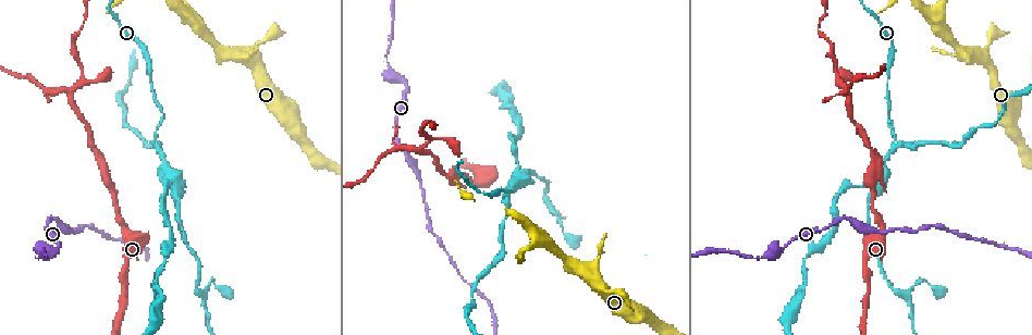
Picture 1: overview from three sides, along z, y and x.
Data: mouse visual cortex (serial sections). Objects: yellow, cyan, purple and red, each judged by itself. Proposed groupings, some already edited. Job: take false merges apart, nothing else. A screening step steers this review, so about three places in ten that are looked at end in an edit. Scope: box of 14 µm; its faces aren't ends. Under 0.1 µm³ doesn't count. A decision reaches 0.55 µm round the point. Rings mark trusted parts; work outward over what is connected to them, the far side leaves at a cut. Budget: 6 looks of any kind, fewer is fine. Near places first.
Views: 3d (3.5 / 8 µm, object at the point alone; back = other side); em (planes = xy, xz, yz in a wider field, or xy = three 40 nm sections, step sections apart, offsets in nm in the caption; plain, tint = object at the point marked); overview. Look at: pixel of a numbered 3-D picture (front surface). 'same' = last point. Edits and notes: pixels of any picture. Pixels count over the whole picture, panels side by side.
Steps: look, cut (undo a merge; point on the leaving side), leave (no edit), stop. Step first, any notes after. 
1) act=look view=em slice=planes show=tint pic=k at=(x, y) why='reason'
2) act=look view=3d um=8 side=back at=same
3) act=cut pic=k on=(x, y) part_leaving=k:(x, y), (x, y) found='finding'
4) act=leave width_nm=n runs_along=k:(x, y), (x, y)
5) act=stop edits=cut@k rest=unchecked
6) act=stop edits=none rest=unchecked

act=look view=3d um=3.5 pic=1 at=(504, 199) why='calibre changes'

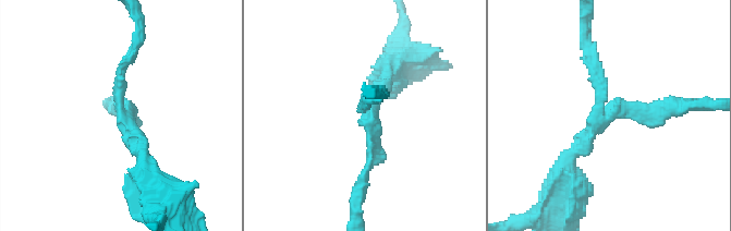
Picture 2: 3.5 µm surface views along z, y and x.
act=look view=em slice=planes show=tint pic=2 at=(123, 116) why='need the tissue'

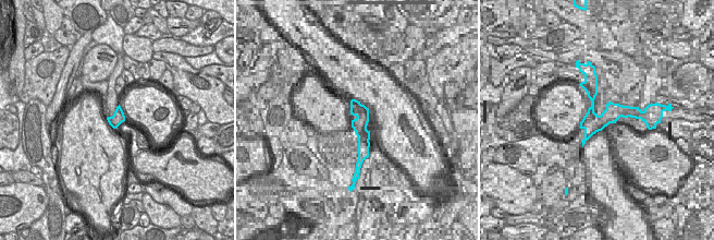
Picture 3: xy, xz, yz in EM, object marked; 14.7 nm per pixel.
act=look view=em slice=xy step=5 show=tint at=same

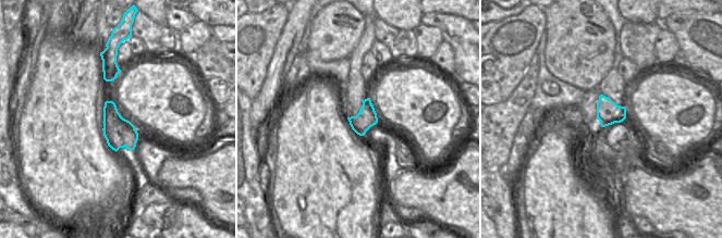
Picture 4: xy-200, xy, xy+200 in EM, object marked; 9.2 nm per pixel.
act=cut pic=2 on=(370, 147) arms=3 arm_widths_nm=150,150,200 border=4:(122, 118), (122, 143), (124, 146) found='a second cell is stuck on'

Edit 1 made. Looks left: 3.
act=look view=overview why='see it whole again'

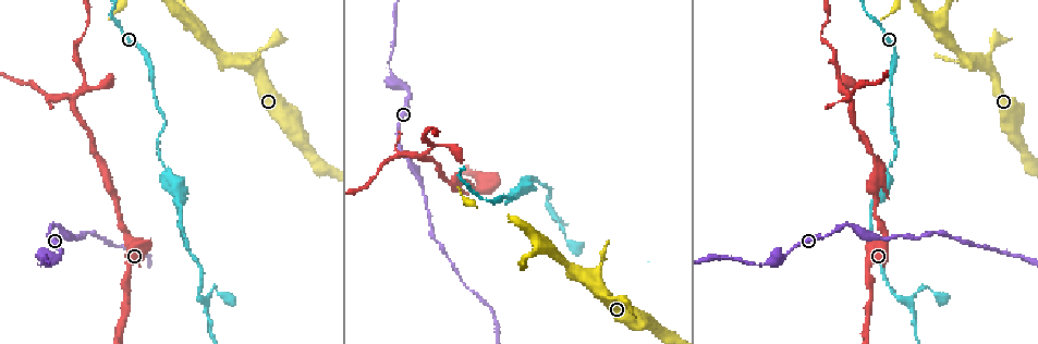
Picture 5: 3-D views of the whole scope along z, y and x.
act=look view=3d um=3.5 pic=5 at=(529, 178) why='narrows sharply'

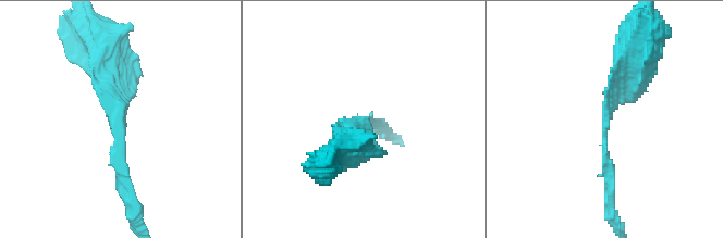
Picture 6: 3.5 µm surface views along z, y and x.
act=look view=em slice=planes show=tint pic=6 at=(118, 140) arm_widths_nm=150,150 why='need the tissue'

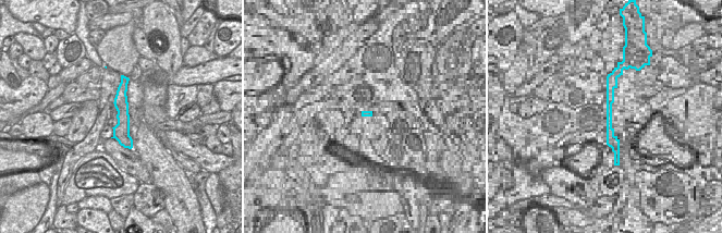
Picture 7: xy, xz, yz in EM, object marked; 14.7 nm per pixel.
act=leave found='all the same cell'

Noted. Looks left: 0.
act=stop edits=cut@2 rest=unchecked

